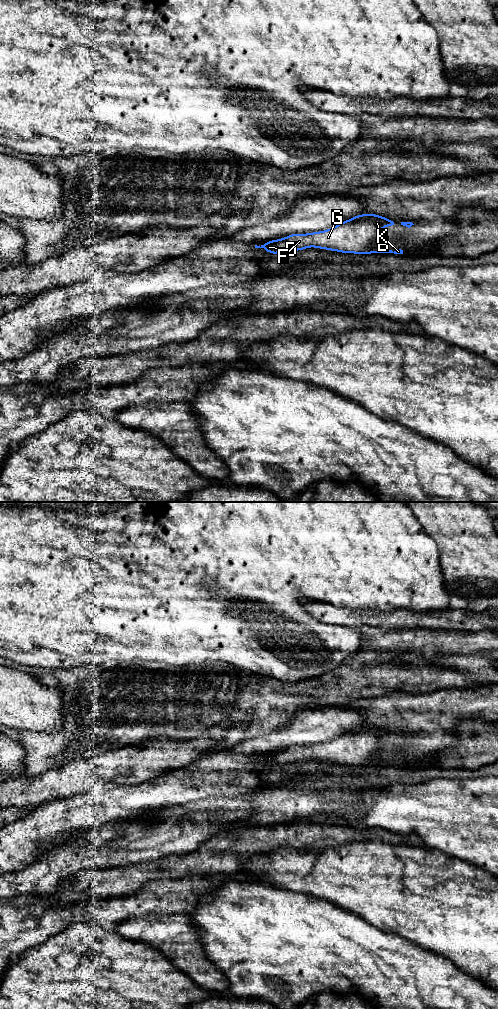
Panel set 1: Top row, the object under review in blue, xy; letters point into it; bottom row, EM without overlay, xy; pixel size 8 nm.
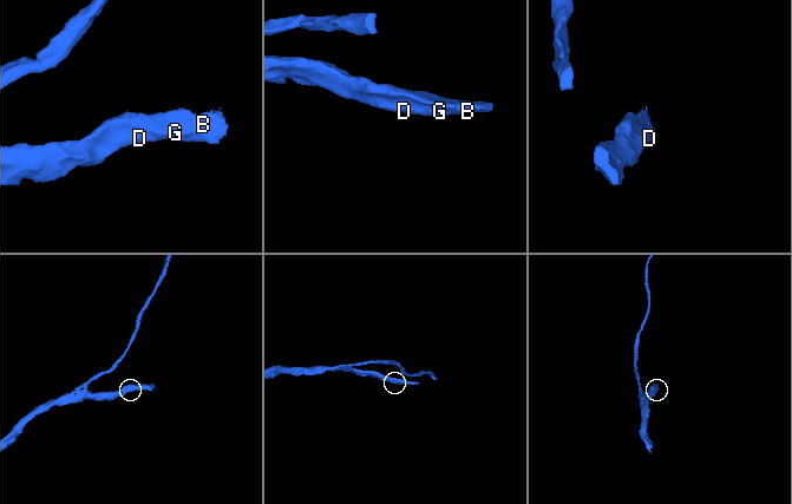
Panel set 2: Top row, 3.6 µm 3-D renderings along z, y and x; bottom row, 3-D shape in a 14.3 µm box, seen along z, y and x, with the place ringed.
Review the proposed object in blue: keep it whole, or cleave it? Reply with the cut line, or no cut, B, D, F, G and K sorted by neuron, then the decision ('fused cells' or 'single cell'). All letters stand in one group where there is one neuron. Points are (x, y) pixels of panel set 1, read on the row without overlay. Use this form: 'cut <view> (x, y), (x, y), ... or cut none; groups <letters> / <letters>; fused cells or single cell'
cut none; groups B D F G K; single cell

